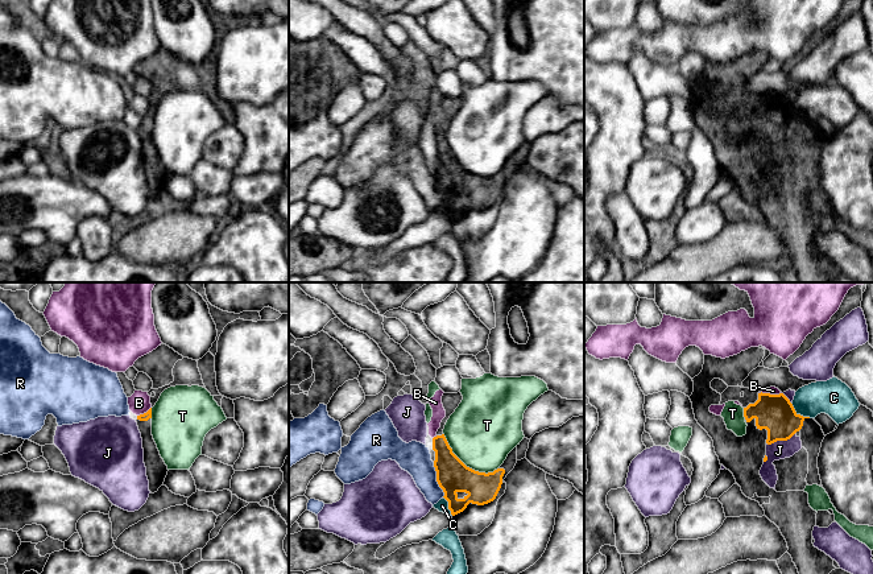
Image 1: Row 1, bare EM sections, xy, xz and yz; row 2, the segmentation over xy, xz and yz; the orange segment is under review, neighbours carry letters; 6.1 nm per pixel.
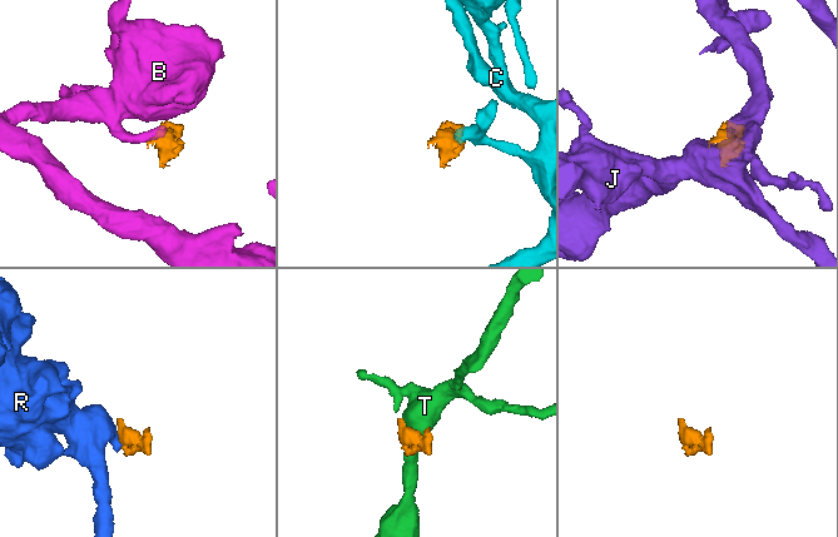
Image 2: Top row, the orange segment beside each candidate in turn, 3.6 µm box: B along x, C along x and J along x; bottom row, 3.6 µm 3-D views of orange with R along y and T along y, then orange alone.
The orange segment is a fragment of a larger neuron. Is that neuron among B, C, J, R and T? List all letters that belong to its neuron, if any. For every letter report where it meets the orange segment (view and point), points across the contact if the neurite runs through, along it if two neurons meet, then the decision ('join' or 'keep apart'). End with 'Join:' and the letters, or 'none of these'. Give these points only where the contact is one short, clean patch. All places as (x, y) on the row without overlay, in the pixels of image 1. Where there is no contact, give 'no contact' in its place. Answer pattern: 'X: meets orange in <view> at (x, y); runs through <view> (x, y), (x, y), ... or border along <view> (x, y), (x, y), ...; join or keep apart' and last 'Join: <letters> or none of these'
B: meets orange in yz at (769, 98); border along yz (758, 96), (781, 98); keep apart
C: meets orange in yz at (799, 119); border along yz (790, 107), (798, 118), (810, 122); keep apart
J: meets orange in yz at (780, 144); keep apart
R: meets orange in xz at (437, 184); border along xz (433, 166), (435, 185), (443, 201); keep apart
T: meets orange in xz at (464, 169); keep apart
Join: none of these

